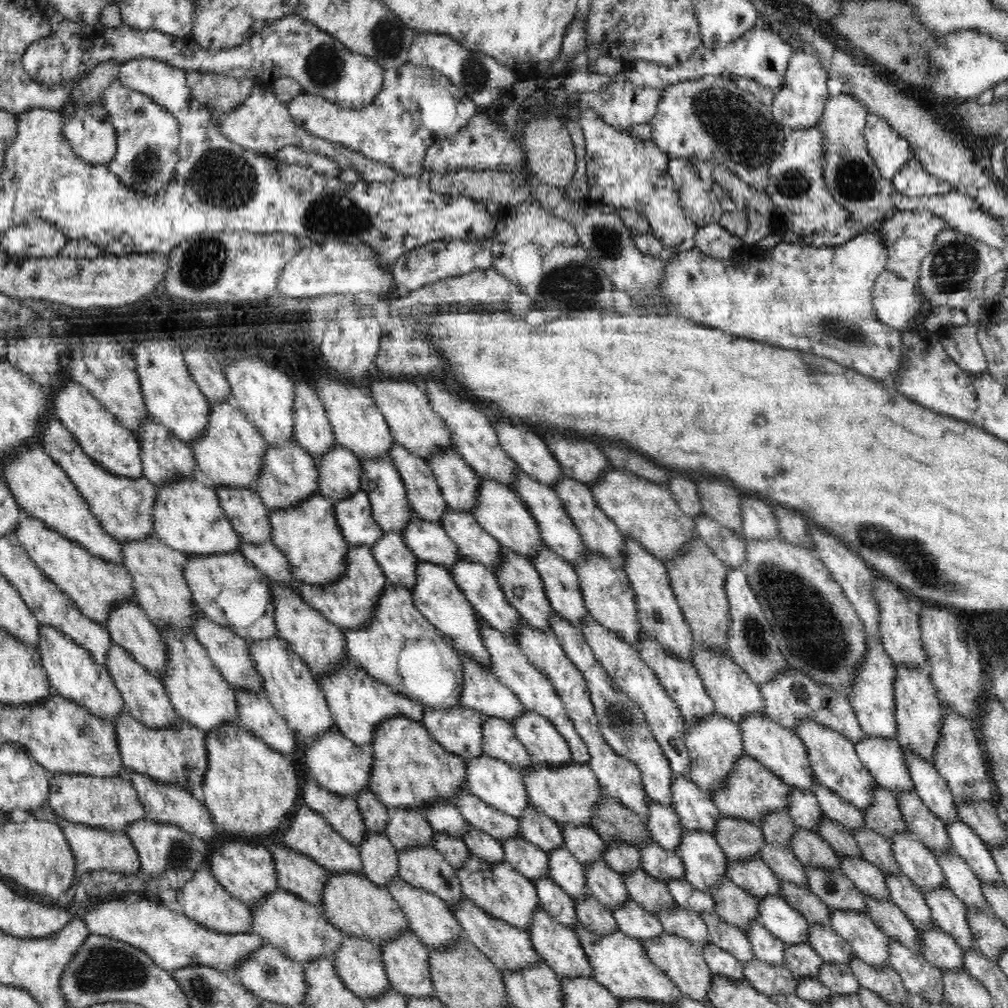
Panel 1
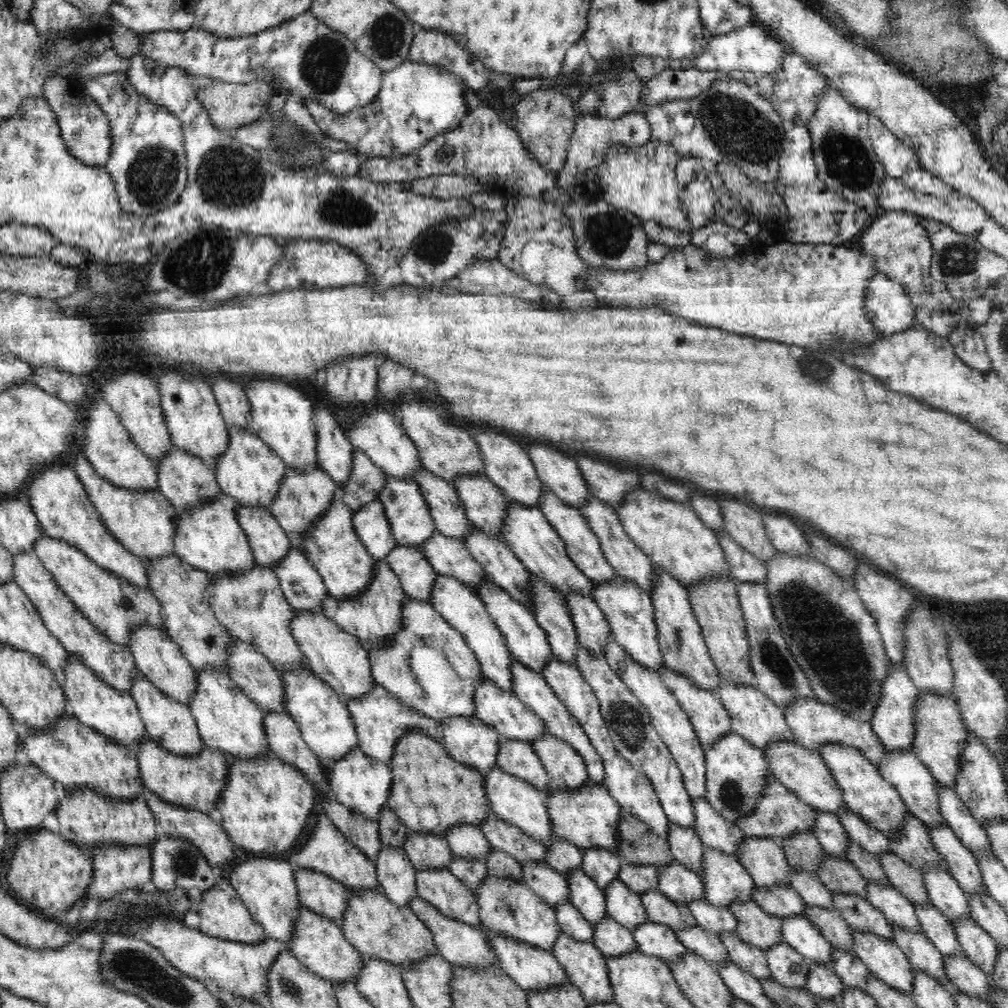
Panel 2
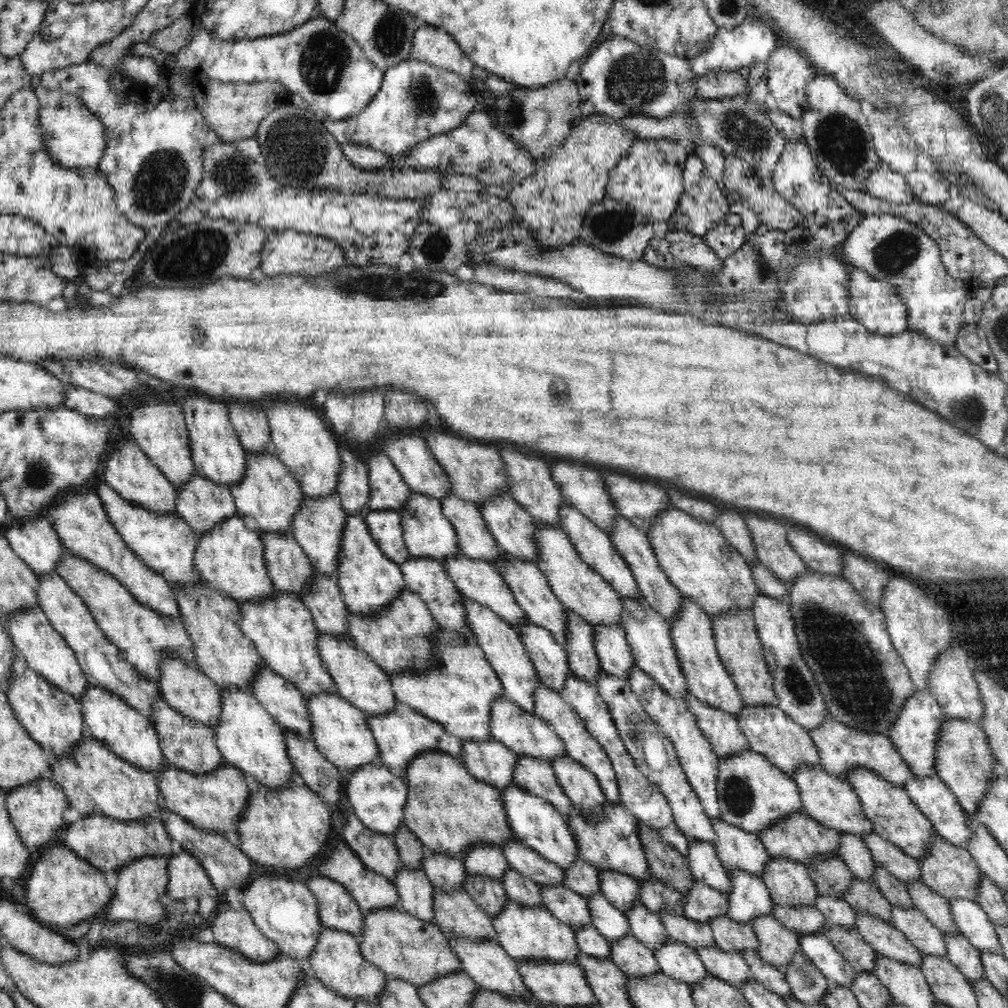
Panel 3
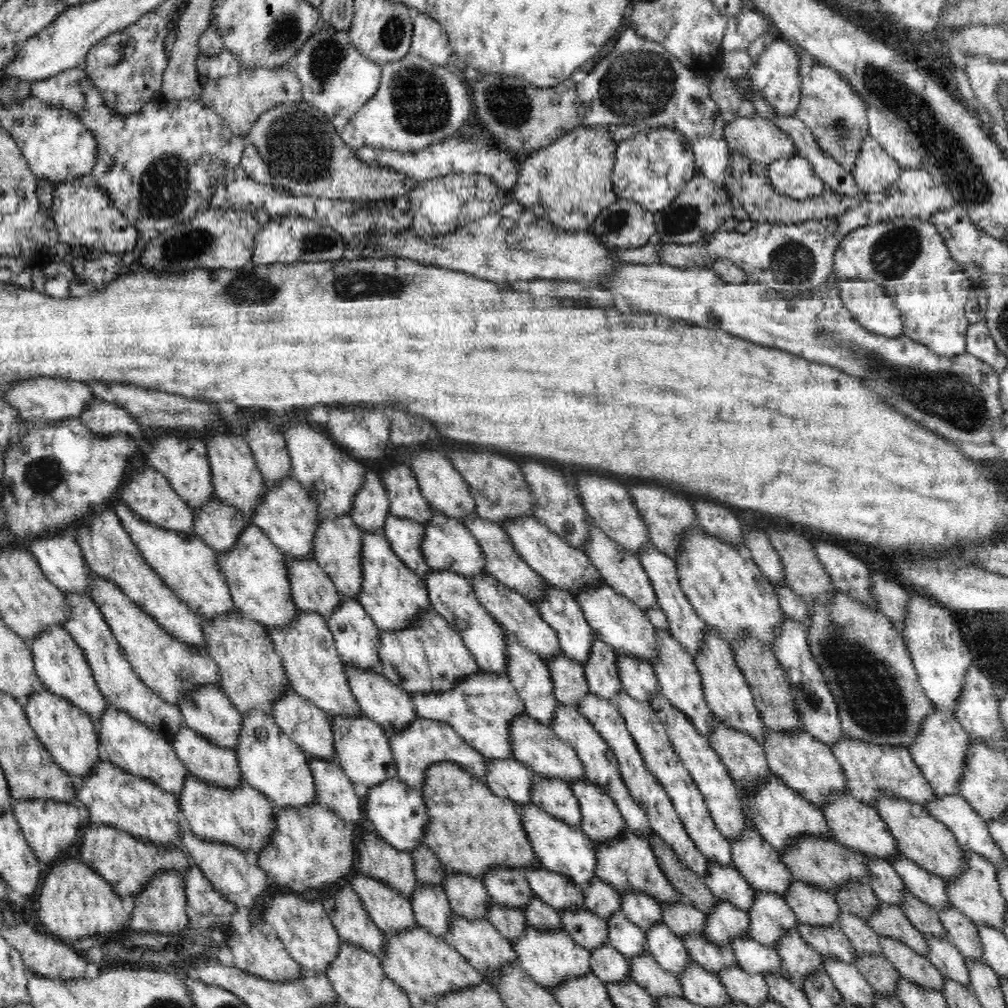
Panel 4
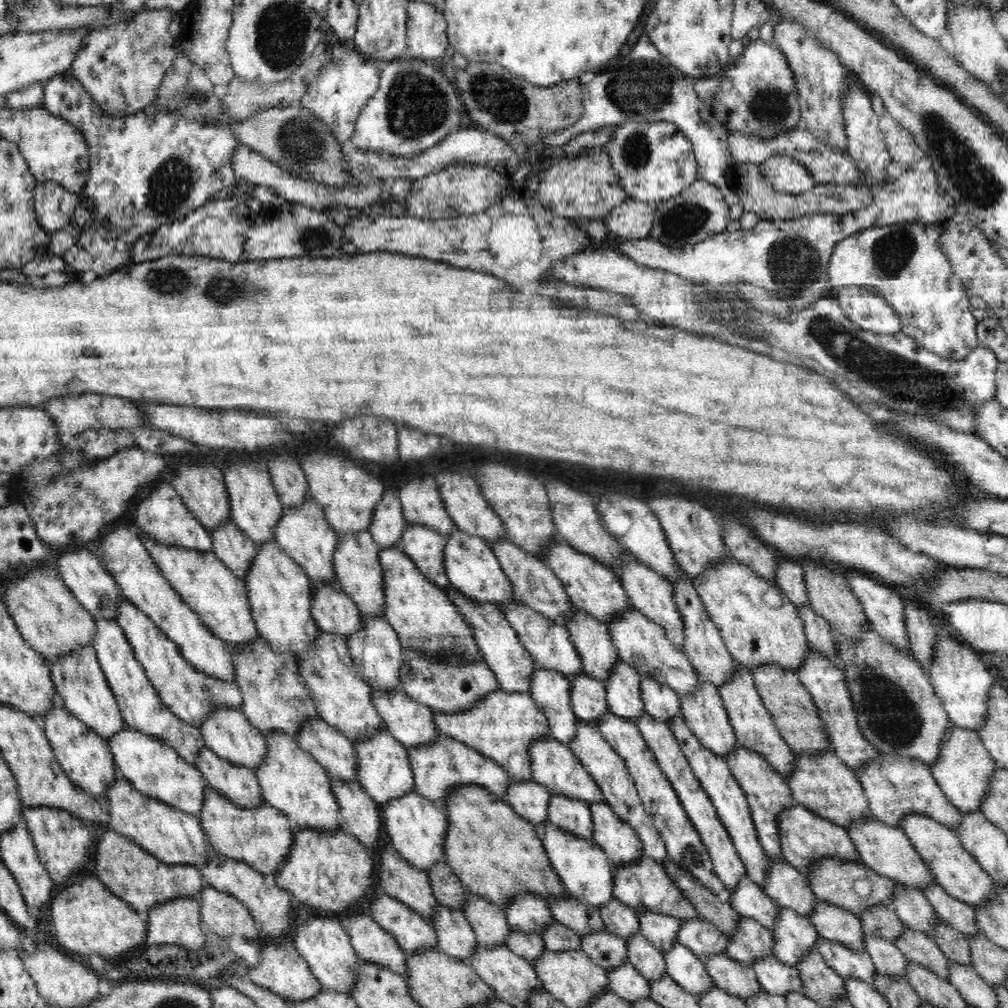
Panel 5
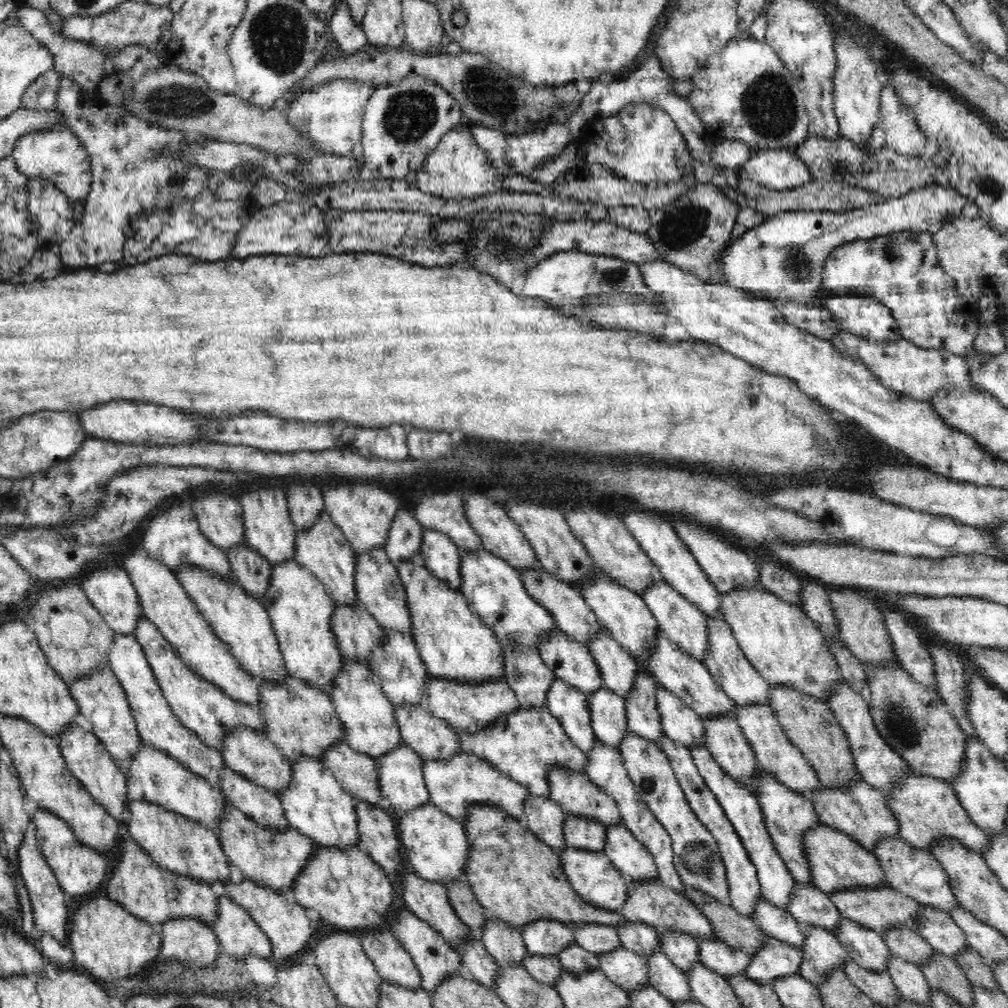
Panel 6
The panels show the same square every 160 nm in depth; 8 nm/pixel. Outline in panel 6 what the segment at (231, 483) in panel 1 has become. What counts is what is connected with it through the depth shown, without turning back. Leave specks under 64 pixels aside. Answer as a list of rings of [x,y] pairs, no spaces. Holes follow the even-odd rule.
[[[322,512],[320,520],[309,529],[297,528],[293,559],[322,581],[332,600],[352,606],[358,603],[355,591],[356,557],[354,554],[352,545],[327,512]]]

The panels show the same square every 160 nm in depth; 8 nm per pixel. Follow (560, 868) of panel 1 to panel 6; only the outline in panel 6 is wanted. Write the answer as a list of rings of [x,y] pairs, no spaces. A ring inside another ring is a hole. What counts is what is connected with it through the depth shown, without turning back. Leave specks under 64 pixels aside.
[[[660,949],[651,952],[645,959],[648,965],[650,985],[672,1002],[693,998],[687,975],[680,970]]]

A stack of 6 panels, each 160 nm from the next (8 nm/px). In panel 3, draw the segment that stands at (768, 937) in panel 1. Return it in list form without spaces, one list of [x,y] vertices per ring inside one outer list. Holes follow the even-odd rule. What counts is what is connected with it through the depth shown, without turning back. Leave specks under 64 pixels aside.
[[[796,952],[783,973],[792,989],[791,994],[799,1001],[810,1005],[823,1004],[824,995],[830,990],[830,982],[803,952]]]

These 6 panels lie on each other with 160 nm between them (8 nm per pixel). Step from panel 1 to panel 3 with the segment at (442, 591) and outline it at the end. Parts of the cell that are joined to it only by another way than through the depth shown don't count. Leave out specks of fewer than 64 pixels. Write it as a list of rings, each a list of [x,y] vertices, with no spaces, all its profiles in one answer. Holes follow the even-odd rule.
[[[462,595],[461,603],[466,611],[469,629],[473,630],[475,634],[477,645],[483,650],[485,657],[492,665],[493,671],[501,680],[503,697],[518,704],[521,710],[534,714],[534,706],[536,706],[535,688],[541,683],[541,680],[523,645],[521,634],[490,608],[472,600],[472,598]]]

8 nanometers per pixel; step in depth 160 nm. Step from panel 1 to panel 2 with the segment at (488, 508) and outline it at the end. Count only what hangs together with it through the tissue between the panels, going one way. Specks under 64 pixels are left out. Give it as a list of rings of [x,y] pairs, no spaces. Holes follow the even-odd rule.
[[[508,499],[507,515],[503,524],[503,541],[530,573],[538,575],[554,589],[562,594],[574,591],[574,593],[591,596],[595,581],[580,572],[580,569],[571,561],[564,541],[537,506],[526,507]]]

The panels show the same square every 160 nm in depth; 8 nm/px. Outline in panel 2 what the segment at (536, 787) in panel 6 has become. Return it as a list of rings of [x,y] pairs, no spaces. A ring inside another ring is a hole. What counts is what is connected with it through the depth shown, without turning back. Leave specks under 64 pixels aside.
[[[404,597],[403,600],[403,619],[402,626],[398,633],[391,636],[382,647],[368,649],[368,658],[371,666],[373,680],[382,688],[391,692],[399,702],[420,712],[427,718],[432,718],[438,722],[447,721],[448,718],[464,717],[472,718],[476,716],[476,707],[474,707],[474,693],[481,680],[484,679],[480,663],[476,655],[470,650],[465,638],[454,630],[441,614],[438,614],[434,607],[428,601],[416,600],[410,597]],[[414,652],[422,654],[422,658],[414,660]],[[420,668],[426,668],[426,676],[416,676],[412,672],[420,672]]]

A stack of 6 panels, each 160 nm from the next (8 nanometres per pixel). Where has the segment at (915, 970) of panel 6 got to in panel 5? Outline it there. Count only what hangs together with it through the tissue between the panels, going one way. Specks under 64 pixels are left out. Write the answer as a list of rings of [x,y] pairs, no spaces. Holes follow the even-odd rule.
[[[866,935],[865,951],[871,956],[878,973],[894,977],[904,977],[908,980],[906,967],[908,959],[894,942],[880,936]]]

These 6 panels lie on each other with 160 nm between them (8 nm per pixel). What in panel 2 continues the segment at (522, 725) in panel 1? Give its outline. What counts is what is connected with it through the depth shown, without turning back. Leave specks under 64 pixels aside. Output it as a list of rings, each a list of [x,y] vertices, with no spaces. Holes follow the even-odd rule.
[[[547,733],[544,738],[536,738],[534,742],[531,742],[536,755],[542,761],[546,773],[548,774],[548,779],[550,779],[550,787],[558,790],[576,790],[580,786],[584,786],[588,782],[588,770],[586,769],[586,764],[584,759],[580,757],[580,754],[576,753],[576,750],[572,749],[566,742],[560,741],[560,738]]]

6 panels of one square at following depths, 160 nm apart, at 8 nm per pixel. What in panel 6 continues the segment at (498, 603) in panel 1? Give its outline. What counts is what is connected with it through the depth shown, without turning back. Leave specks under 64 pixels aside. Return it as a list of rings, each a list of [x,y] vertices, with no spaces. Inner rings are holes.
[[[602,687],[588,694],[592,729],[597,740],[618,748],[622,738],[628,736],[625,698],[609,688]]]

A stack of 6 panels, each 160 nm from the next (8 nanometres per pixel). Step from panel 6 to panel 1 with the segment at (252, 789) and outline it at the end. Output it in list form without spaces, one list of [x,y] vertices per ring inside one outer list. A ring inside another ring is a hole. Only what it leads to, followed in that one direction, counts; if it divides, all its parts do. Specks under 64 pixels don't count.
[[[114,641],[110,643],[110,648],[108,649],[107,671],[110,673],[116,688],[120,691],[125,706],[129,708],[129,713],[136,718],[136,721],[142,722],[152,729],[172,728],[172,726],[180,725],[184,722],[176,714],[160,678],[152,675],[146,667],[142,666],[132,657],[128,650]]]

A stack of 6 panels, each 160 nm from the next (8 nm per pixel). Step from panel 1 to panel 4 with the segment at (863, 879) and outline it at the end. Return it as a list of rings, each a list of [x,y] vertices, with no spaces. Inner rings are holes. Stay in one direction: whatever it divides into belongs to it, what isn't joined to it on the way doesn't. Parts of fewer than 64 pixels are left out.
[[[924,934],[923,937],[927,944],[927,958],[934,963],[943,976],[950,977],[952,981],[974,991],[962,953],[946,938],[940,939],[934,935]]]

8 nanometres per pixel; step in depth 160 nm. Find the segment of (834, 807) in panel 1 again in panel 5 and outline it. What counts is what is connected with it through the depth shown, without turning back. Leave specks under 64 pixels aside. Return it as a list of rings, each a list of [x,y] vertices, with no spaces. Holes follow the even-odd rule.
[[[932,881],[922,890],[931,902],[932,908],[948,926],[964,933],[970,939],[976,933],[982,933],[975,921],[975,908],[968,903],[950,896],[937,881]]]

